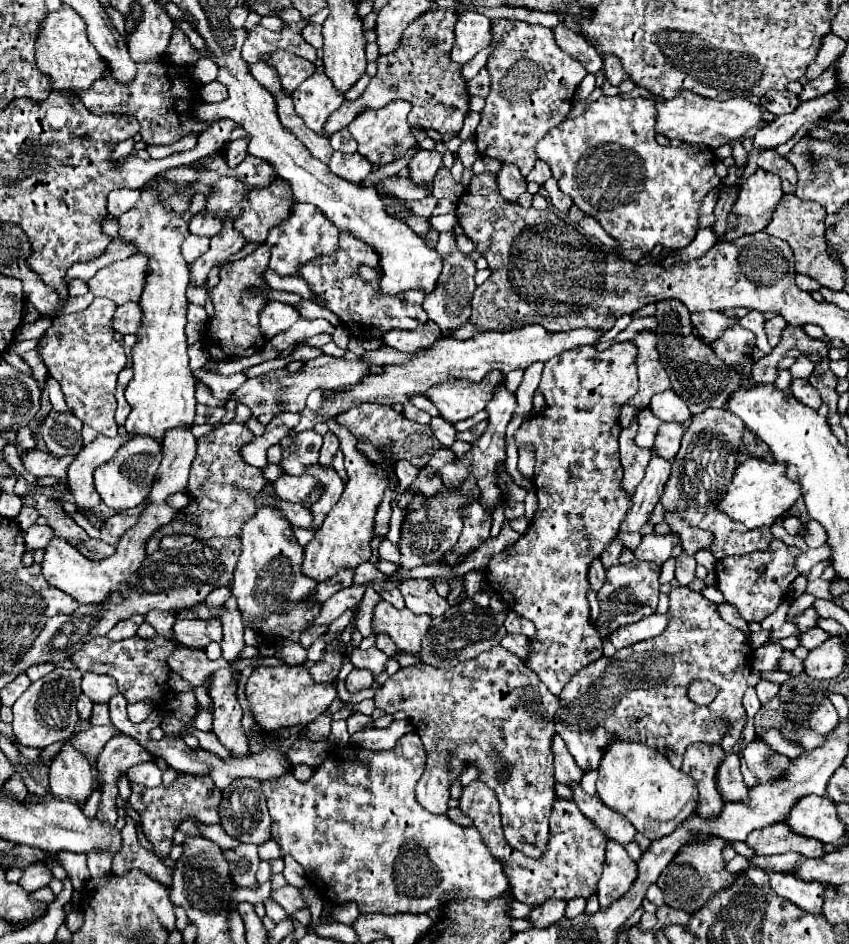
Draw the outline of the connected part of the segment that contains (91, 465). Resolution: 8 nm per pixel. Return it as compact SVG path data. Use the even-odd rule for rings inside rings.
M97 437L93 443L85 445L79 455L75 457L75 461L69 465L67 469L67 487L71 491L71 495L75 497L75 505L79 511L91 511L95 509L101 499L93 487L93 471L109 461L115 451L125 443L127 439L123 437Z

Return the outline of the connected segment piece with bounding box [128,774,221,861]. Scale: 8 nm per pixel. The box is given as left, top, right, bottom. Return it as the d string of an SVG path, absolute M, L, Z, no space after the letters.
M182 774L169 787L161 784L155 788L145 788L131 783L131 789L128 804L139 813L143 833L149 839L149 843L153 845L155 857L161 861L169 857L169 851L173 845L173 833L177 831L177 827L183 821L195 819L197 823L203 823L203 825L219 823L217 807L221 803L221 791L215 787L215 783L211 781L209 775Z

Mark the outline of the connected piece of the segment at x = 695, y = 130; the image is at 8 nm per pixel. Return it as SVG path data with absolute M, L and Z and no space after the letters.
M681 89L673 99L655 99L655 109L655 133L661 133L669 139L681 139L687 143L705 143L711 149L721 147L731 139L741 137L749 129L757 127L763 115L763 107L753 105L749 99L735 97L729 101L715 101L685 89Z

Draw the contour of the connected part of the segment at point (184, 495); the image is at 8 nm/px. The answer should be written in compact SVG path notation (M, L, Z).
M180 491L171 496L166 500L167 504L177 510L185 508L189 503L189 494L187 491Z

